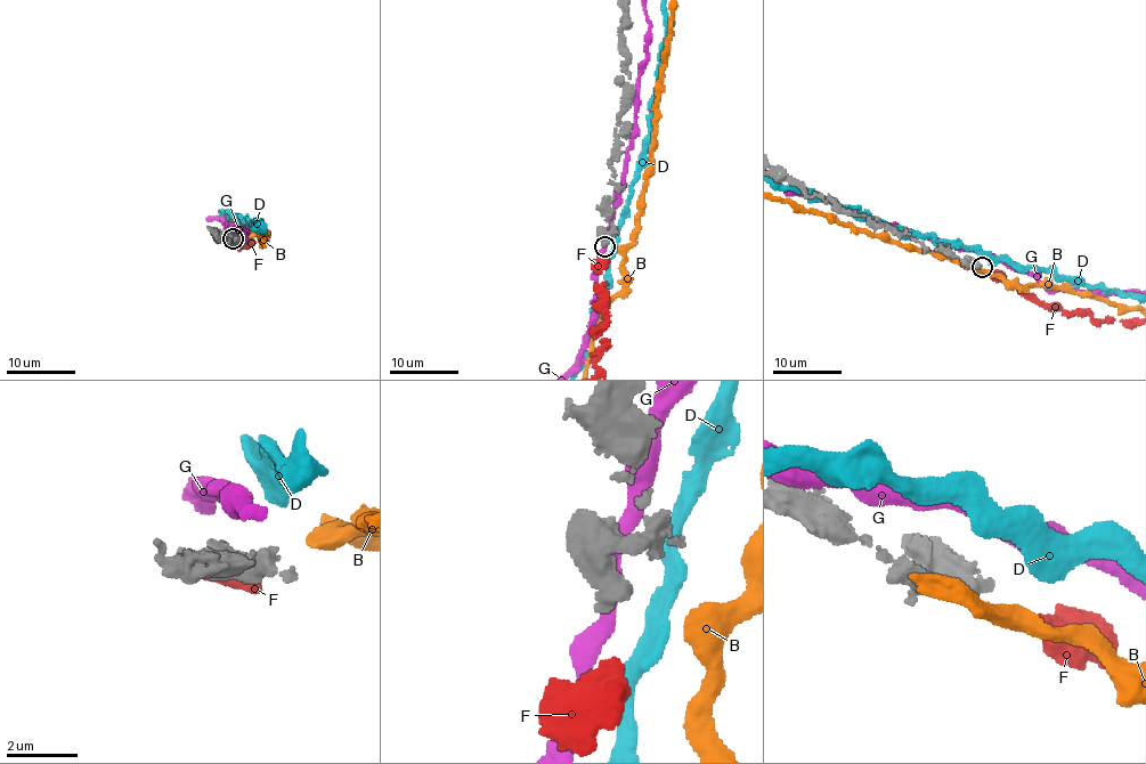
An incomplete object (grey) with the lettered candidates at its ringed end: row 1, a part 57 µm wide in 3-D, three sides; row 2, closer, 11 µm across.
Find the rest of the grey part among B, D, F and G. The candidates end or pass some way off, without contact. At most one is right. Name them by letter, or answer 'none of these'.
F

